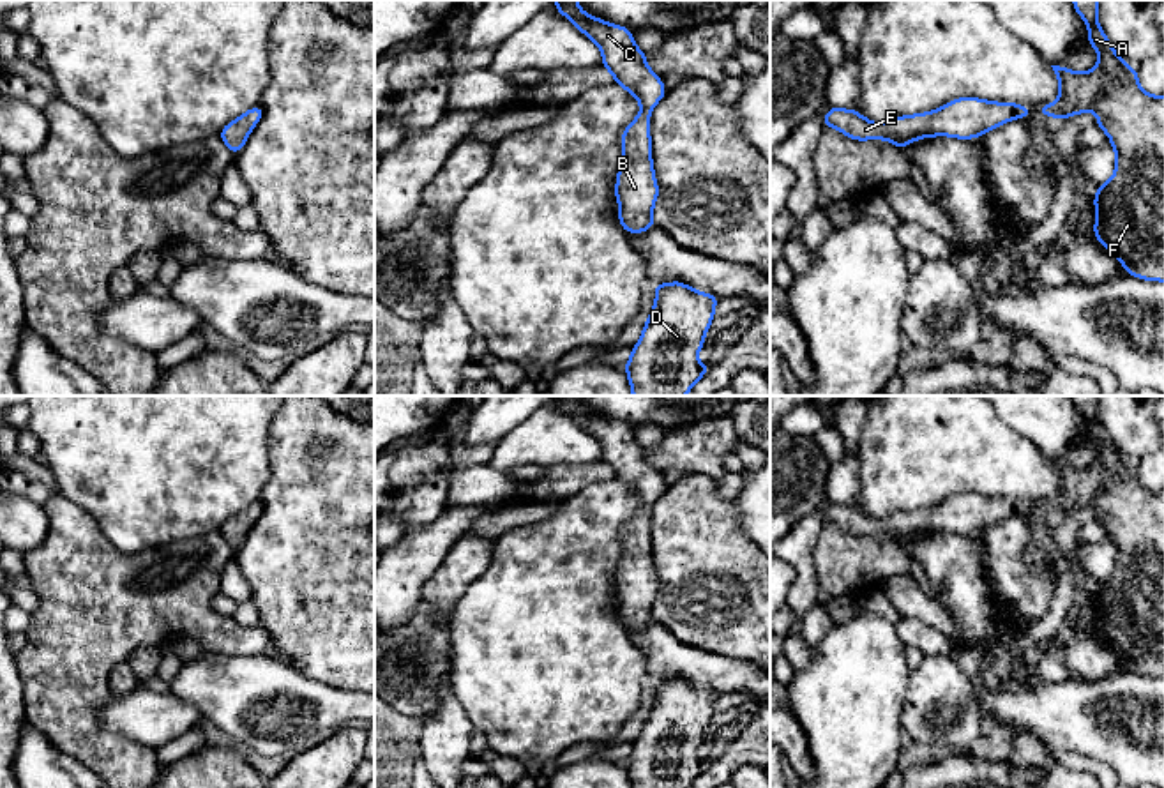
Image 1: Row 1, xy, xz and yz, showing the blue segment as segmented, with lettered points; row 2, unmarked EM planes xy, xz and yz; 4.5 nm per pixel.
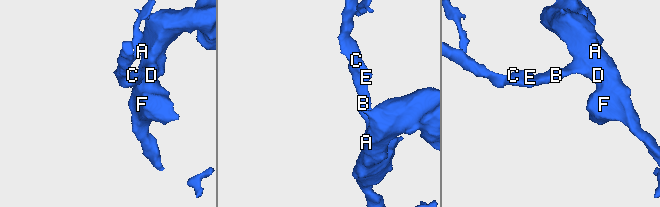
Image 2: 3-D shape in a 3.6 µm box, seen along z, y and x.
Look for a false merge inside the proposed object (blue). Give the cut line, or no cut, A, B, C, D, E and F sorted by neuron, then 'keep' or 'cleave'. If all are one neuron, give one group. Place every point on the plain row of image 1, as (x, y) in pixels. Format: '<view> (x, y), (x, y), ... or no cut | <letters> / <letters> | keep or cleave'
no cut | A B C D E F | keep

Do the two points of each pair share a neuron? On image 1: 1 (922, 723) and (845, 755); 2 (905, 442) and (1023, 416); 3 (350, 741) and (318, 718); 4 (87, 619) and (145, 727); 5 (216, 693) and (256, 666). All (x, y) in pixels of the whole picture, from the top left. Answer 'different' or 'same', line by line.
1: different
2: different
3: different
4: different
5: same

